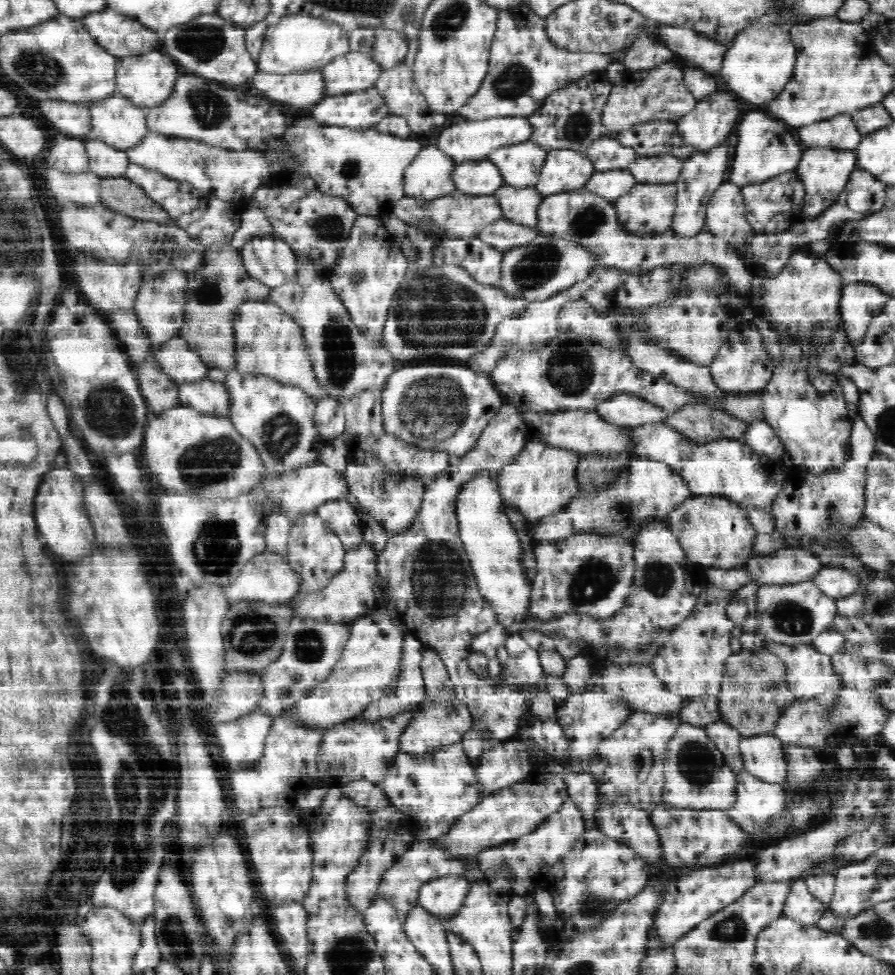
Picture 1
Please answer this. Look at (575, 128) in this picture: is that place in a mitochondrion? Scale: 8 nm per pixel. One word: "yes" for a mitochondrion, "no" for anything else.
yes

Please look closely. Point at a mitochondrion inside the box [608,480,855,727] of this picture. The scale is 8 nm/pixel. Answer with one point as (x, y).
(658, 577)

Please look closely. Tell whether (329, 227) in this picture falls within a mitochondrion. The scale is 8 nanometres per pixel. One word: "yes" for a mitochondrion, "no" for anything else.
yes

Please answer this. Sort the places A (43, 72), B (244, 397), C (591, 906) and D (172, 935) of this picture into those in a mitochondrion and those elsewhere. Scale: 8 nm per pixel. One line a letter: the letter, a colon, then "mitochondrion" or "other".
A: mitochondrion
B: other
C: mitochondrion
D: mitochondrion

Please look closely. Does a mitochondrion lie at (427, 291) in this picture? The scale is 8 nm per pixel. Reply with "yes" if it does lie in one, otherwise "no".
yes

